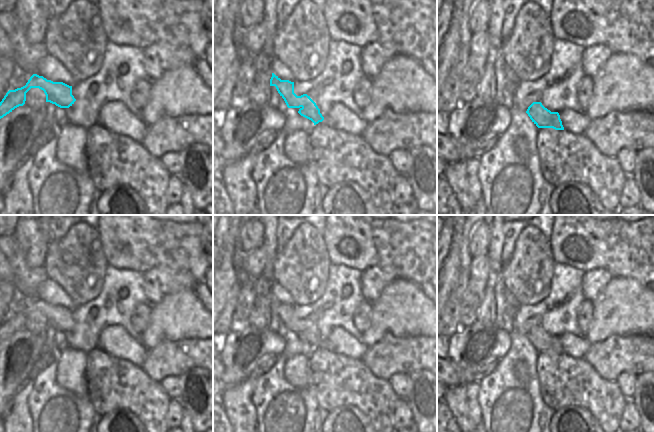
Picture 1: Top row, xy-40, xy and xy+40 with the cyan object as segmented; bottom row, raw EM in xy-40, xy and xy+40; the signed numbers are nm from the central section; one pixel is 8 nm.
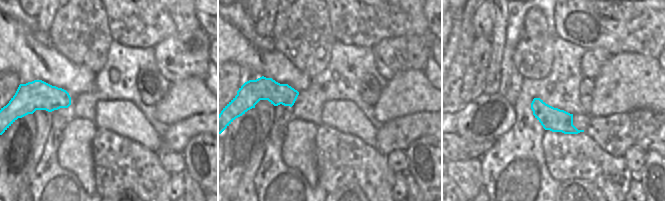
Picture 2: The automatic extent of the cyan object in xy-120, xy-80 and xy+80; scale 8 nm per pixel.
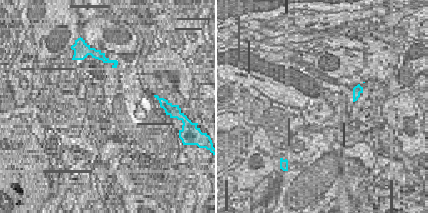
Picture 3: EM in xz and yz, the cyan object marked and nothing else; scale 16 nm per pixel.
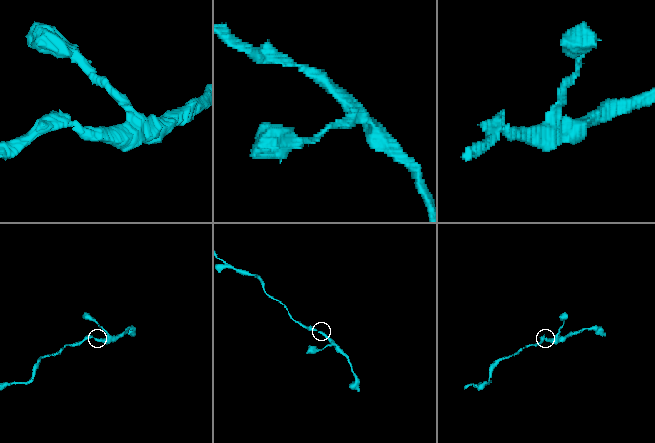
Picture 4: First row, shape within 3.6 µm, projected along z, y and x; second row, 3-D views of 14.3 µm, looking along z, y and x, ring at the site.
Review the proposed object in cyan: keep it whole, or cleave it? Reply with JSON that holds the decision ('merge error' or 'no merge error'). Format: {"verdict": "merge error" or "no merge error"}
{"verdict": "no merge error"}

